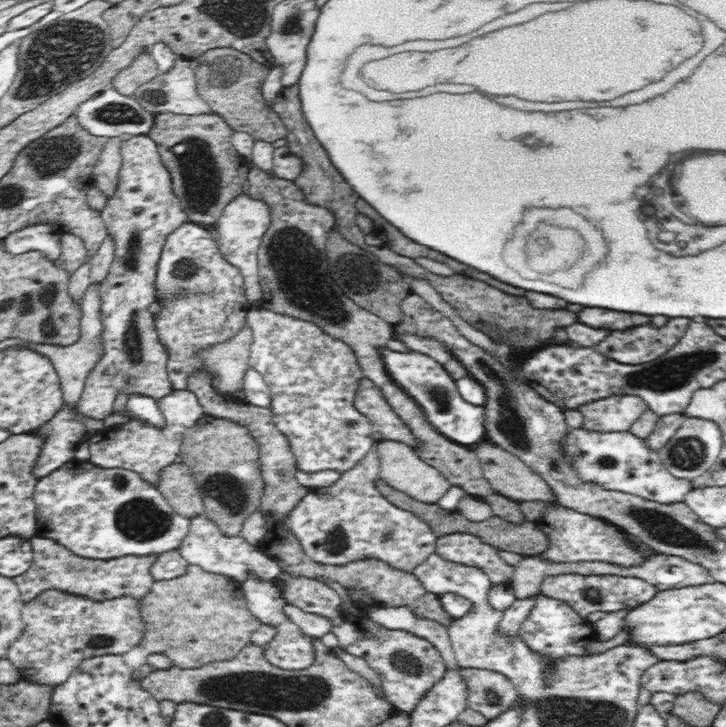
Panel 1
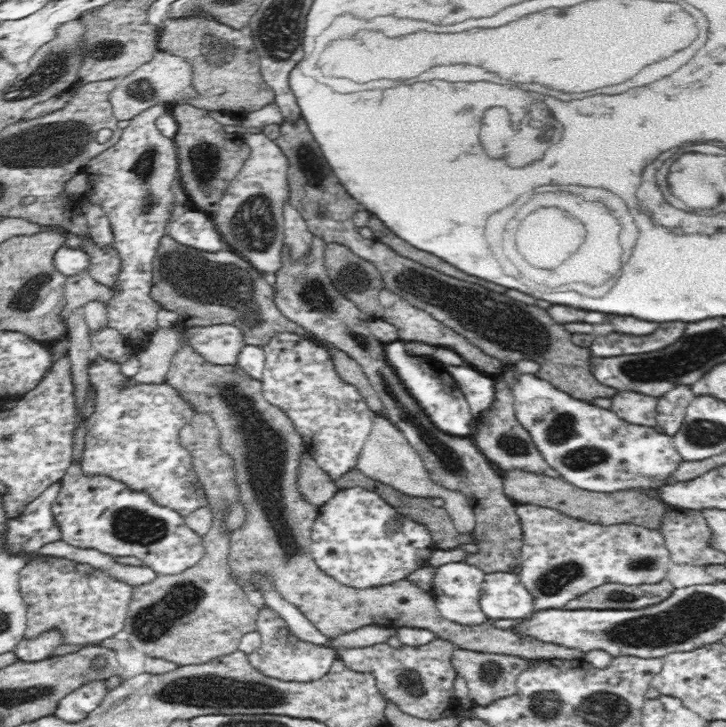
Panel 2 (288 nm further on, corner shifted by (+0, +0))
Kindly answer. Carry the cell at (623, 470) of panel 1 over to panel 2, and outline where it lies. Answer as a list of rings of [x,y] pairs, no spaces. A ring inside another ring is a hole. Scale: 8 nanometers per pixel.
[[[522,374],[514,388],[514,412],[518,422],[530,432],[534,444],[538,446],[540,454],[546,458],[548,466],[560,474],[562,480],[594,492],[616,492],[624,488],[660,488],[670,480],[672,474],[678,472],[680,462],[684,460],[676,446],[674,438],[668,434],[660,434],[658,430],[650,426],[638,426],[622,420],[612,410],[600,408],[592,402],[582,402],[578,398],[572,398],[570,394],[564,394],[562,390],[556,390],[552,382],[542,380],[538,374]]]

